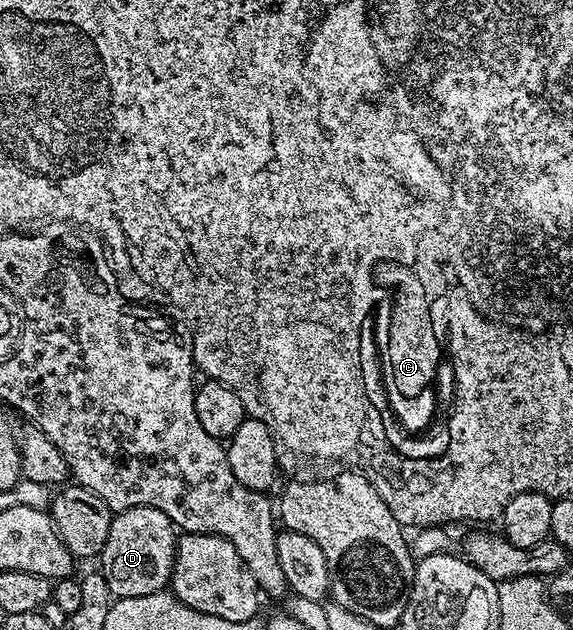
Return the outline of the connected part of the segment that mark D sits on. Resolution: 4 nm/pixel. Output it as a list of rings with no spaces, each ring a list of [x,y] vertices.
[[[140,506],[114,513],[109,538],[105,538],[101,553],[101,571],[112,597],[144,596],[164,591],[171,583],[176,543],[177,529],[161,510]]]

